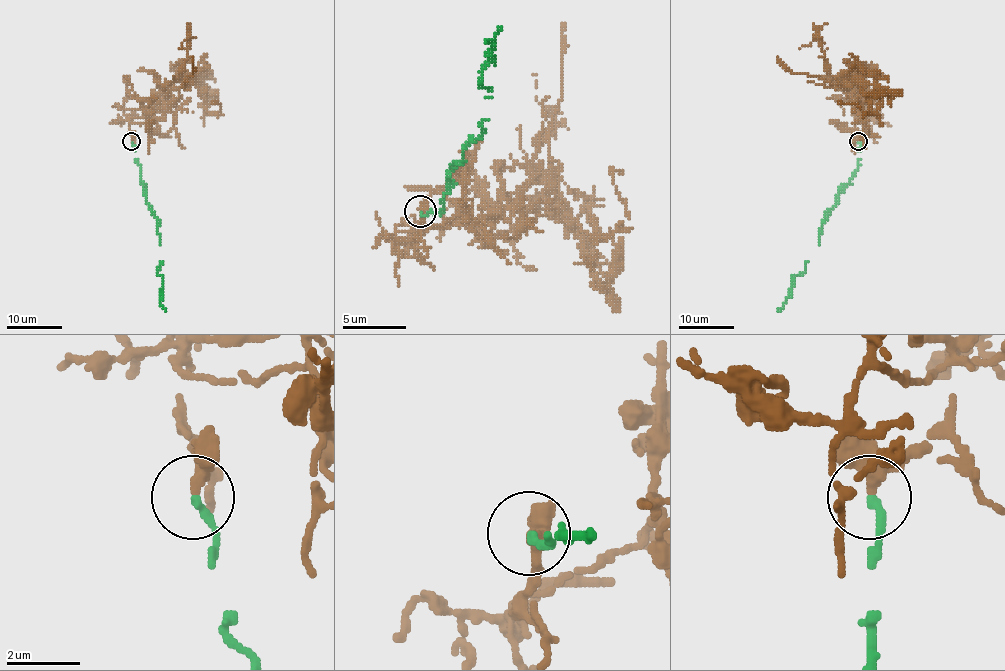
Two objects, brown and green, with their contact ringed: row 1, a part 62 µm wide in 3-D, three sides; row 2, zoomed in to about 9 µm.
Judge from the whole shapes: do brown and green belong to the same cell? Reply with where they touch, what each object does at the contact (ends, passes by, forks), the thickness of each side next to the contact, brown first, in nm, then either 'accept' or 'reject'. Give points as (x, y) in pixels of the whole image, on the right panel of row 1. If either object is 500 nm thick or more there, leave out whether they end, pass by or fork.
at (858, 141); brown ends there; green ends there; 400 nm thick on the brown side, 260 nm on the other; reject

